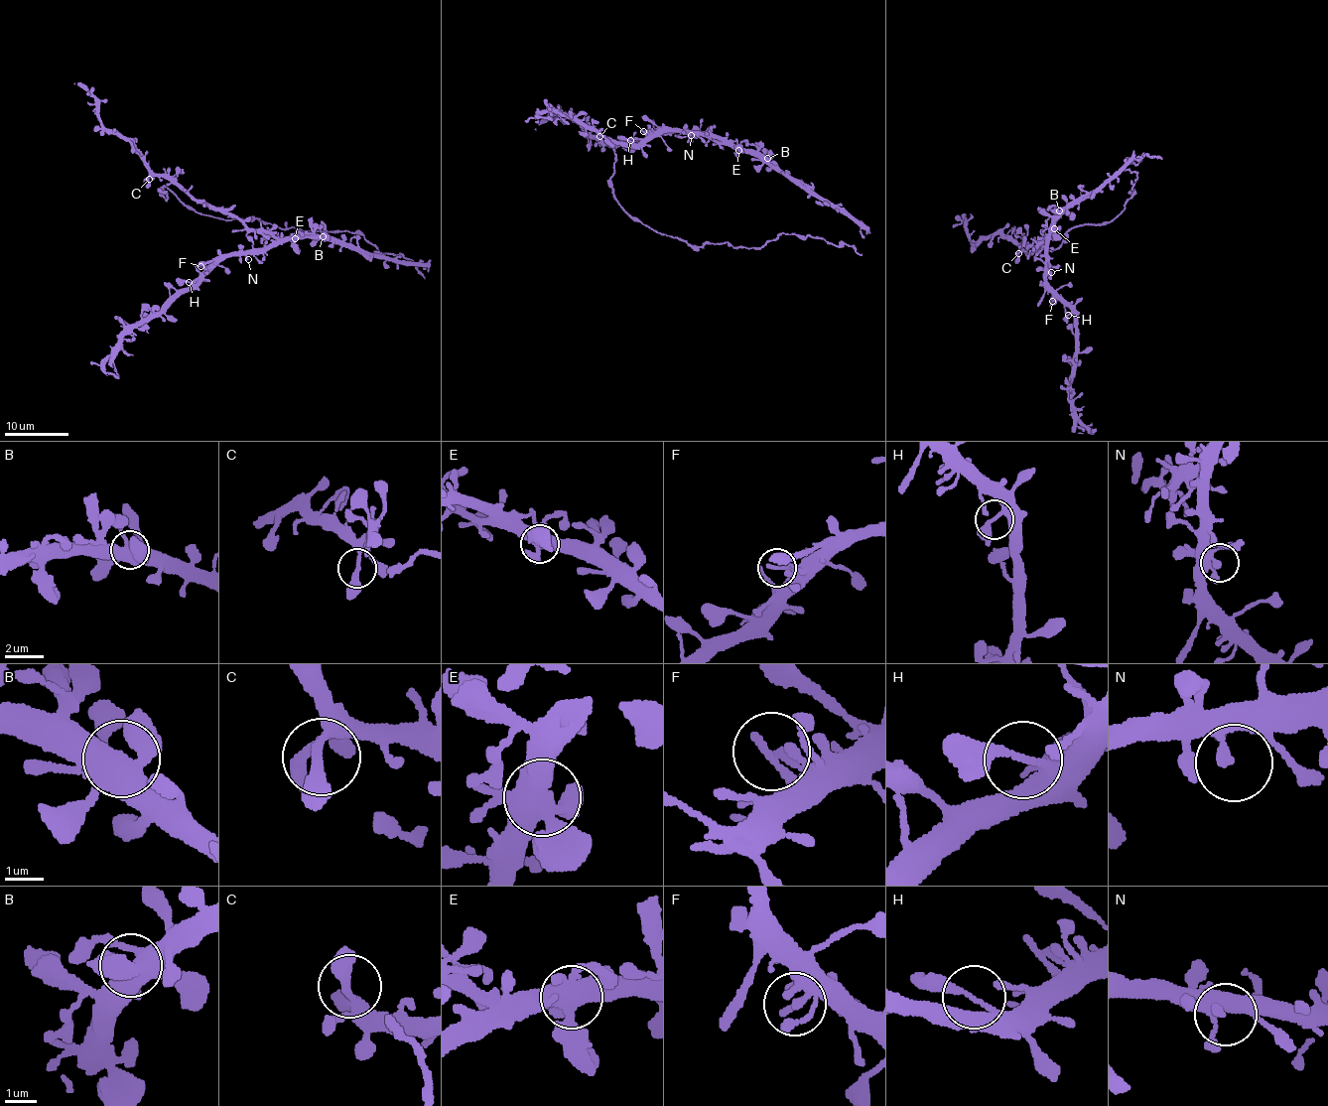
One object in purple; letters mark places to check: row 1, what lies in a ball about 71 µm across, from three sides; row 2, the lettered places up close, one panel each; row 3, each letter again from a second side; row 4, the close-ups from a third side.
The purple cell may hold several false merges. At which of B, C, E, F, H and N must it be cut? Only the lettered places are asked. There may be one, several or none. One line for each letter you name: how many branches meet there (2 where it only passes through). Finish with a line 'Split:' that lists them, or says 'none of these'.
Split: none of these

